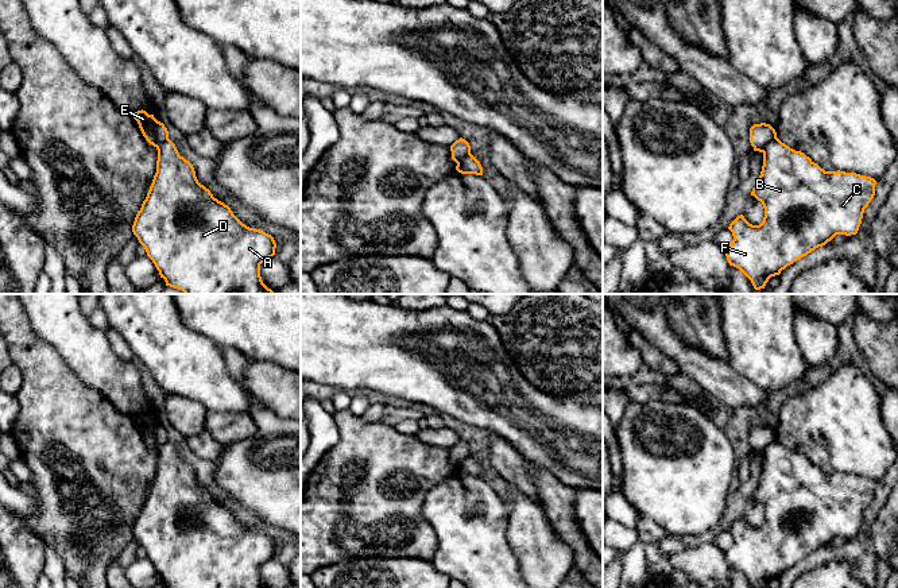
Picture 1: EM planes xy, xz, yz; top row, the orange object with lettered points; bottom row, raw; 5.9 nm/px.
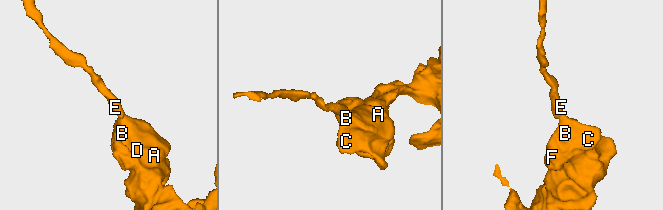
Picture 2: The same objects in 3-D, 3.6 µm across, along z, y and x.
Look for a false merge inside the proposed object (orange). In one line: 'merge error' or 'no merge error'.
merge error

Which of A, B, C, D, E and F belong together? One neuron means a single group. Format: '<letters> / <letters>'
A B C D F / E

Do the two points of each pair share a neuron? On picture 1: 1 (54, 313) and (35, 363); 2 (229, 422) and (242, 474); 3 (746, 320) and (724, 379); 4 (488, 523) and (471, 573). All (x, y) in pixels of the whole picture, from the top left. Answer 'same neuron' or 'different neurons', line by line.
1: different neurons
2: different neurons
3: different neurons
4: same neuron

